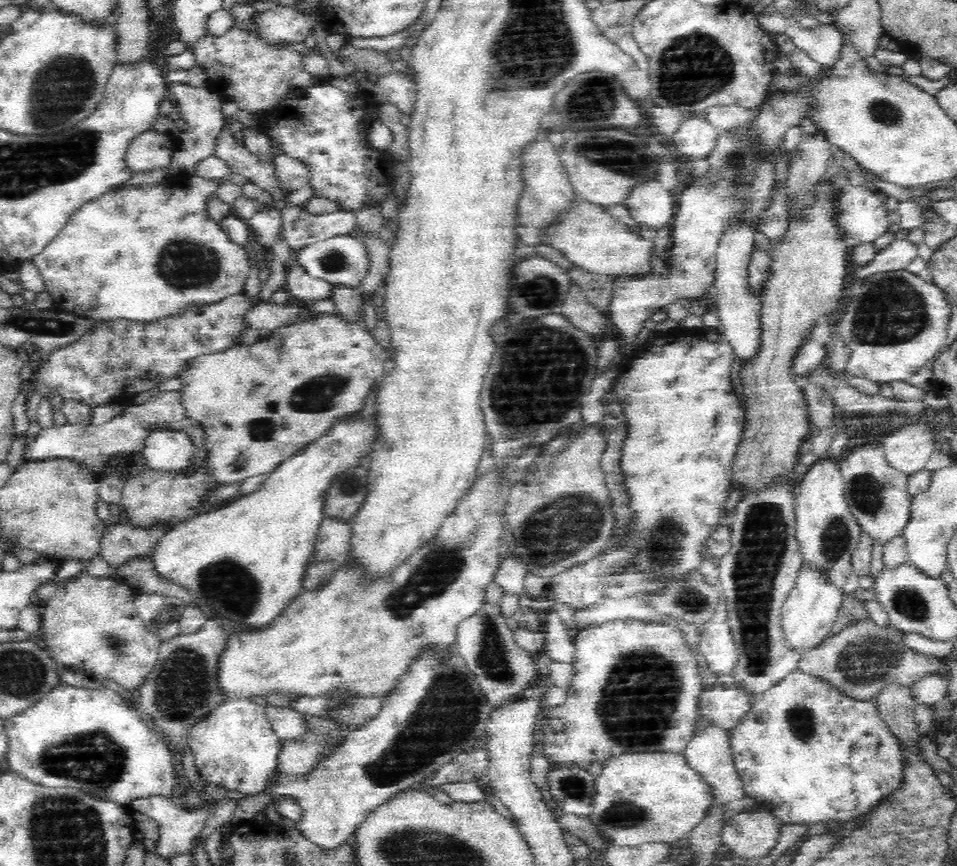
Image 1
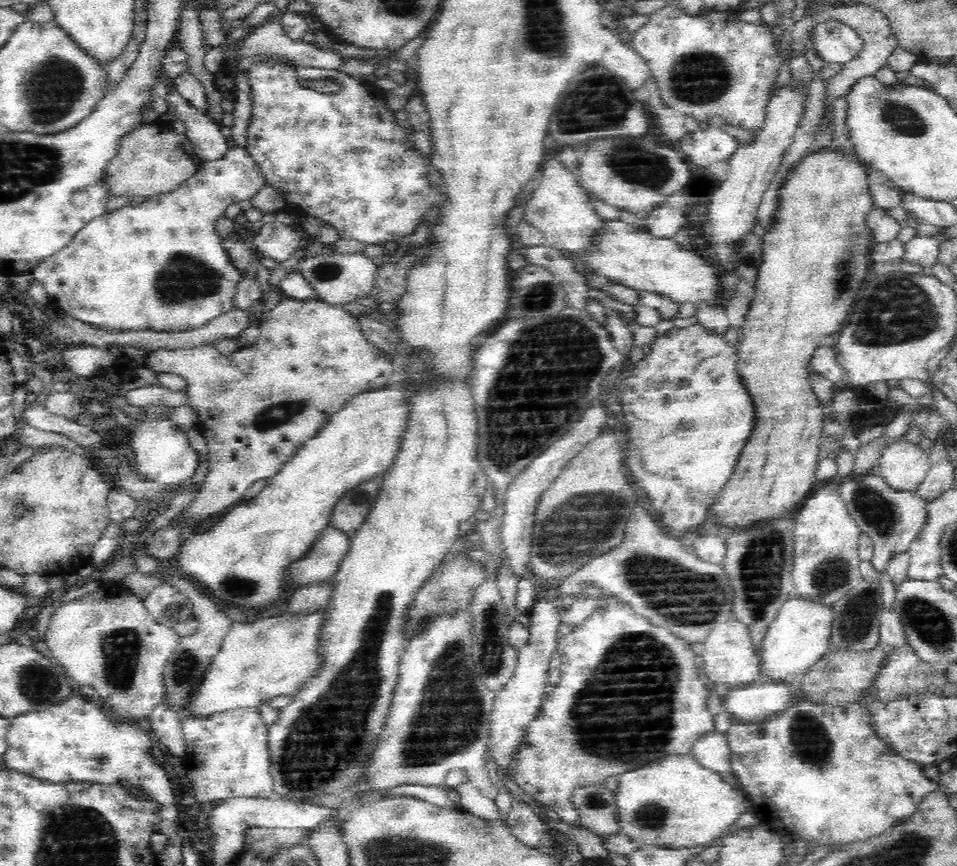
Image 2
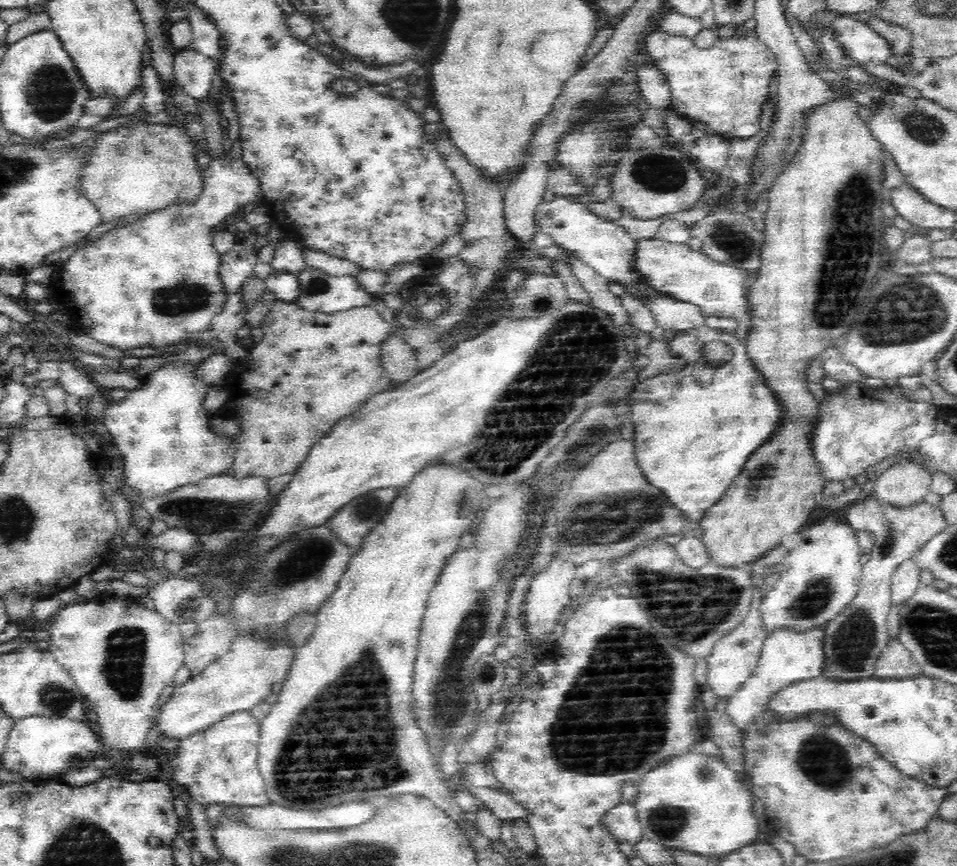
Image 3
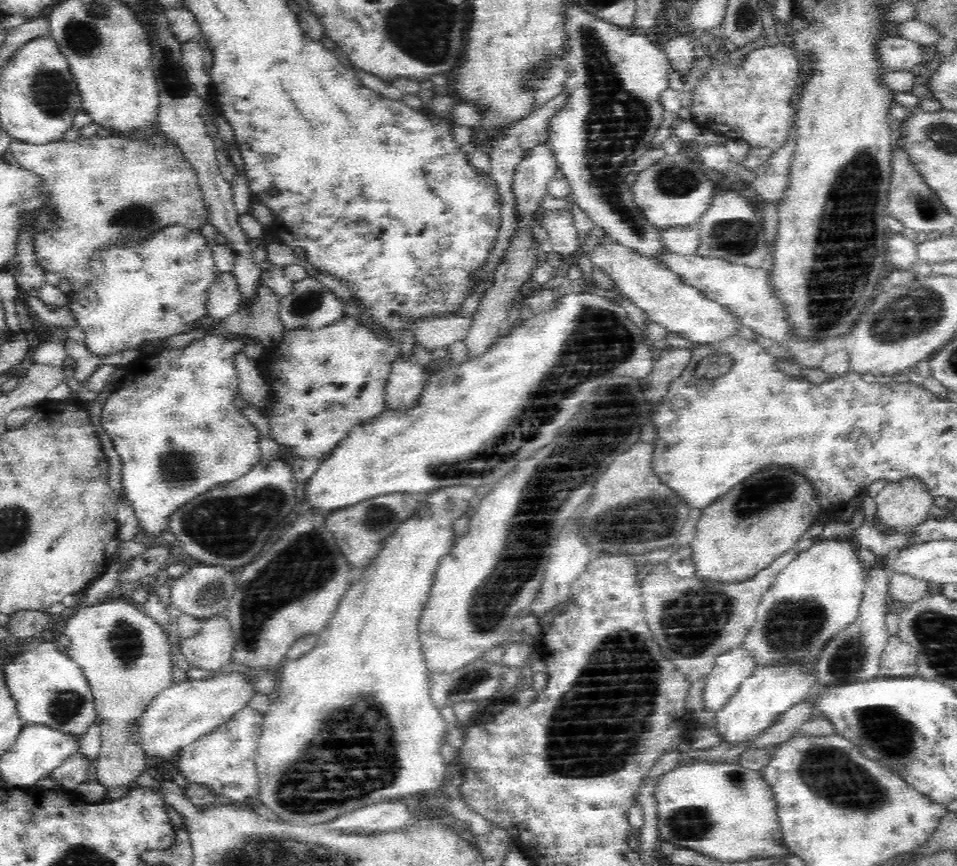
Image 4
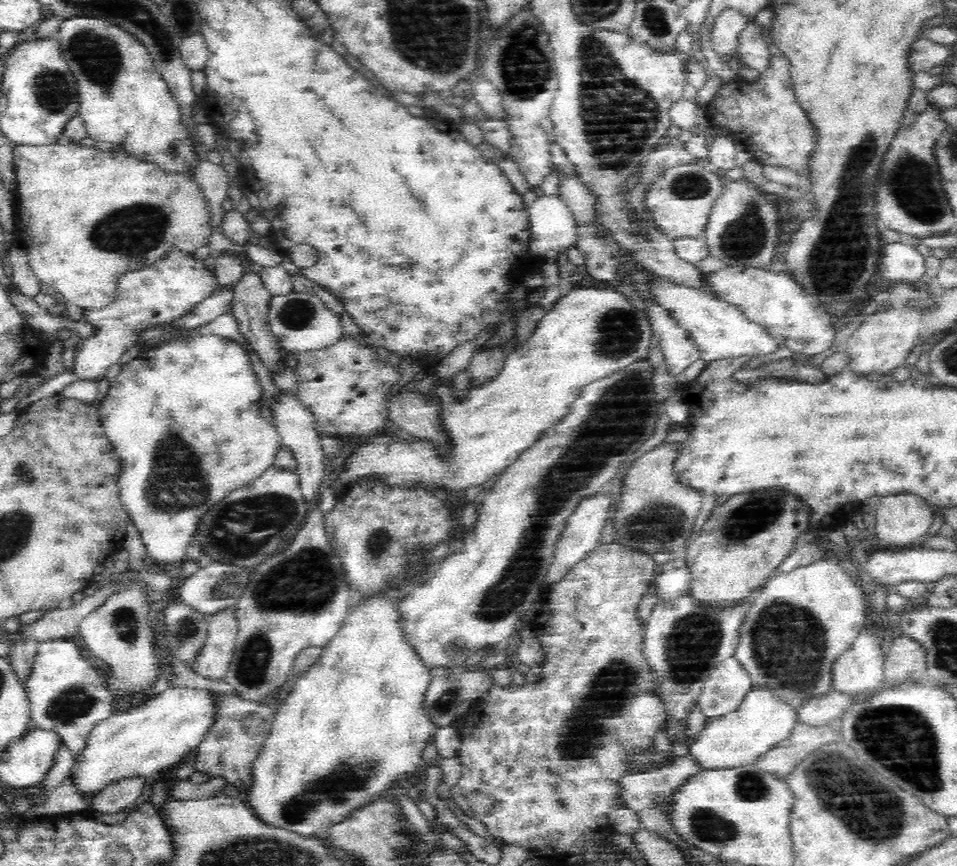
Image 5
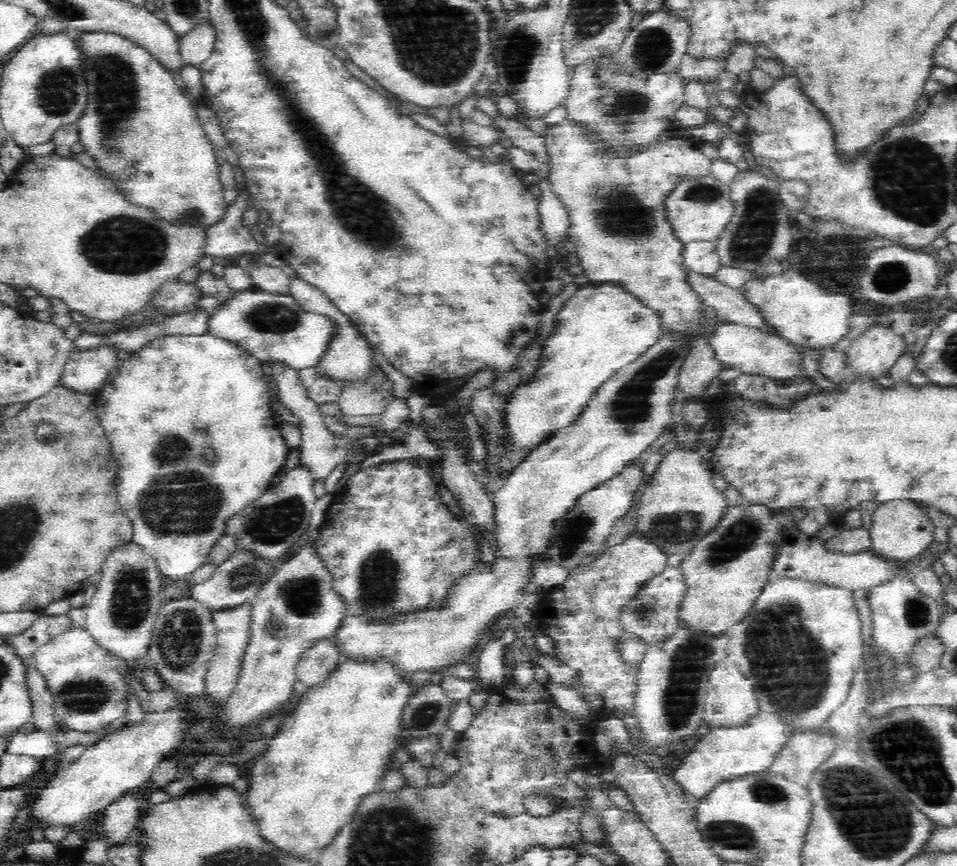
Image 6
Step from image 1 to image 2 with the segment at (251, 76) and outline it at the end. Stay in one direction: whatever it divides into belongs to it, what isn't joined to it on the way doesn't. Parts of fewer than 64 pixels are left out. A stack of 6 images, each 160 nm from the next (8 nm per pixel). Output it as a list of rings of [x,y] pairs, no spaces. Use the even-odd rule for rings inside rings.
[[[198,8],[199,22],[202,23],[202,30],[205,33],[204,42],[209,44],[210,48],[219,48],[224,50],[224,63],[220,70],[224,70],[226,74],[232,76],[232,80],[236,80],[236,73],[230,71],[235,68],[237,72],[243,74],[244,79],[248,79],[248,72],[254,66],[262,65],[274,61],[274,63],[282,63],[282,65],[293,66],[294,68],[316,68],[316,69],[336,69],[342,66],[345,59],[342,55],[336,53],[332,48],[320,48],[313,43],[306,43],[302,40],[292,40],[288,38],[279,23],[279,18],[284,14],[285,9],[275,9],[274,13],[267,20],[260,24],[256,30],[247,35],[240,35],[238,32],[228,34],[220,29],[219,18],[221,13],[214,9]]]

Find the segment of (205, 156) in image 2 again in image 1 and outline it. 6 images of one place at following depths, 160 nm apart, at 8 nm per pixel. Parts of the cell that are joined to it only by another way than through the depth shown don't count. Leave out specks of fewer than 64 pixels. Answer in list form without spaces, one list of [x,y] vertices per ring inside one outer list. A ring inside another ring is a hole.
[[[228,126],[220,132],[214,155],[225,160],[239,180],[252,182],[260,190],[266,190],[272,196],[272,204],[275,207],[281,209],[288,204],[292,189],[282,187],[273,158],[262,159],[256,153],[252,153],[233,137]]]

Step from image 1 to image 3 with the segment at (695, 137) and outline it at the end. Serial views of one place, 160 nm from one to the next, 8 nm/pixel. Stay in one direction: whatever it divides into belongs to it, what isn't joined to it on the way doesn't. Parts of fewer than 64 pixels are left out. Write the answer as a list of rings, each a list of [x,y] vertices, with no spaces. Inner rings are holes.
[[[724,135],[703,136],[694,142],[690,154],[696,158],[700,168],[708,168],[719,173],[730,158],[730,146],[732,141]]]

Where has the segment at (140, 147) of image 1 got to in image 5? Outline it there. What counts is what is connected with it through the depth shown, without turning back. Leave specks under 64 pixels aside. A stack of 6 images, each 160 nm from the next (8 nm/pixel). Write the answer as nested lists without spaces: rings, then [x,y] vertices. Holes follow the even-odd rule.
[[[70,142],[66,145],[52,143],[50,145],[13,145],[13,162],[16,166],[17,175],[17,193],[19,199],[20,213],[16,213],[20,233],[28,250],[28,261],[31,265],[36,279],[39,282],[50,284],[53,289],[64,297],[67,305],[75,305],[81,308],[104,306],[106,303],[114,300],[116,294],[116,278],[118,273],[135,271],[144,266],[154,264],[156,260],[162,258],[164,252],[168,250],[184,250],[185,252],[195,252],[202,246],[208,245],[210,238],[211,225],[210,207],[208,207],[206,193],[202,187],[198,185],[196,179],[188,173],[170,173],[168,169],[164,169],[162,165],[158,165],[156,161],[148,161],[142,157],[136,157],[128,151],[119,149],[100,150],[96,146],[86,146],[79,142]]]

